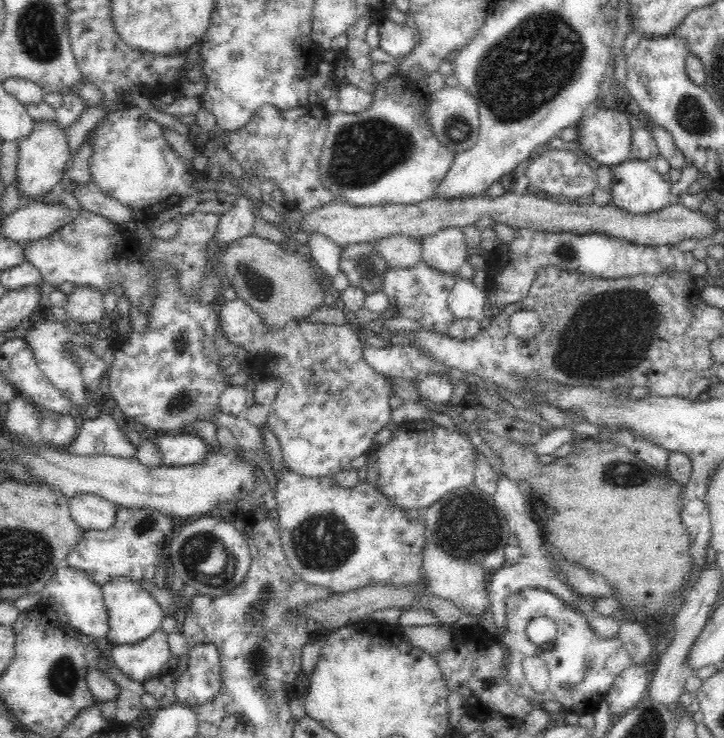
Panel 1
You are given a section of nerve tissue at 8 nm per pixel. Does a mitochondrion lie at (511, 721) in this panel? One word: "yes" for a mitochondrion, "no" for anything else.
no

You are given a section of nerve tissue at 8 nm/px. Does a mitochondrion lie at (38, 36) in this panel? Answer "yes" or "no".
yes

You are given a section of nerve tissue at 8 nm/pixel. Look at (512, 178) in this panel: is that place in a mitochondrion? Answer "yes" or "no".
no

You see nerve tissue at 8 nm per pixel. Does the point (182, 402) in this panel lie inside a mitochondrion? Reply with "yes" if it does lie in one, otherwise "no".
yes

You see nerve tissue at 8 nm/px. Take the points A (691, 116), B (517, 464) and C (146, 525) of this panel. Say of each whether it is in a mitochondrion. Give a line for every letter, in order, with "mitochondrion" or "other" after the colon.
A: mitochondrion
B: other
C: mitochondrion

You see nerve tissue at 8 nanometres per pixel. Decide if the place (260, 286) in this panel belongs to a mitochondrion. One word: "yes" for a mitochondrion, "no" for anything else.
yes

